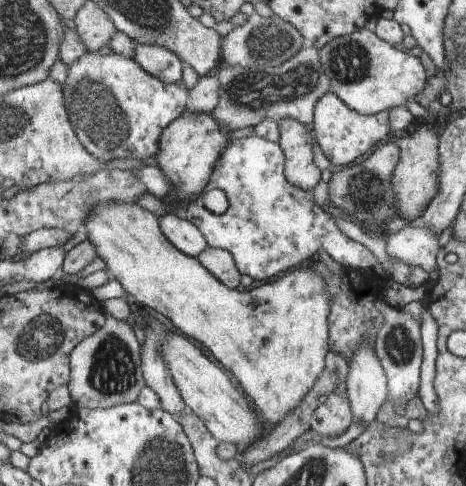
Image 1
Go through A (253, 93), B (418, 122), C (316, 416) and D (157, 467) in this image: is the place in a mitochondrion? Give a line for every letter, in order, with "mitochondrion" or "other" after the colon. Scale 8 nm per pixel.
A: mitochondrion
B: other
C: other
D: mitochondrion

